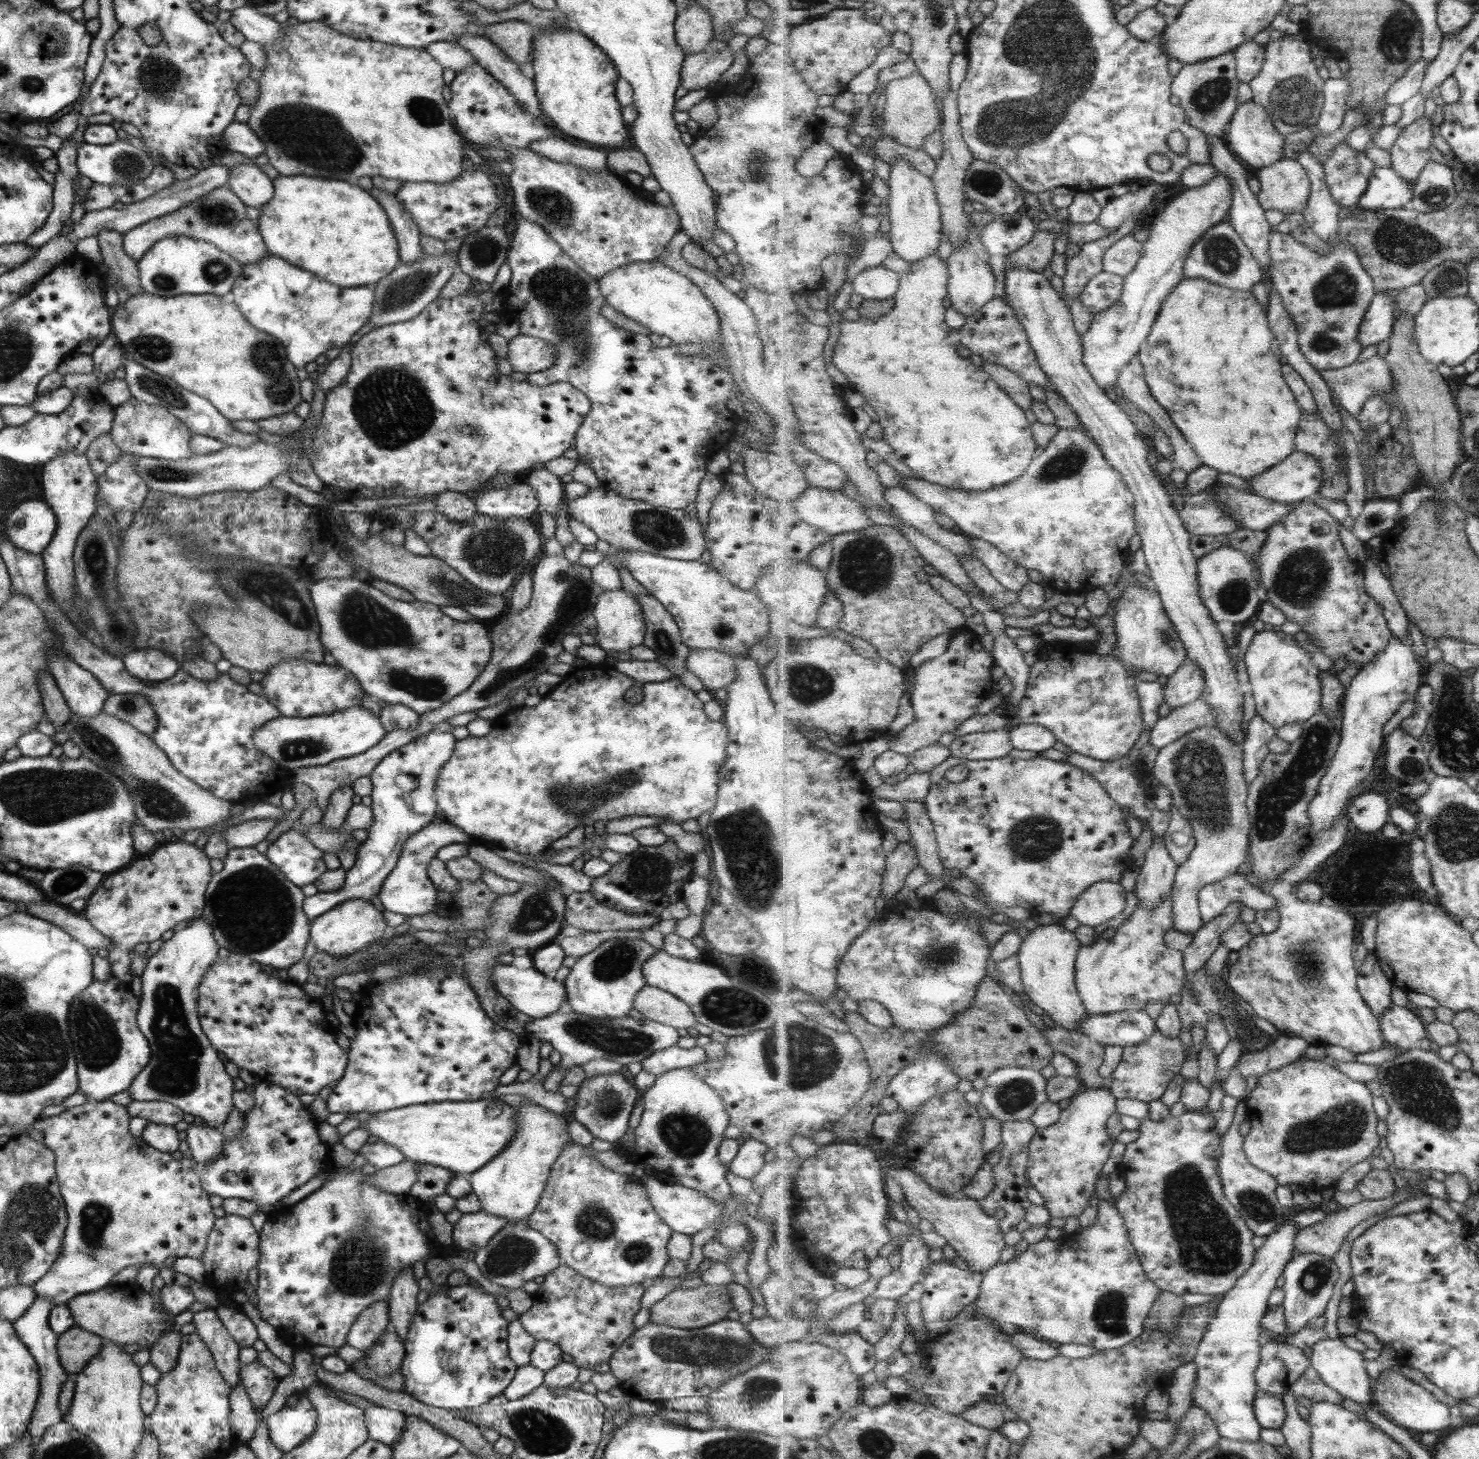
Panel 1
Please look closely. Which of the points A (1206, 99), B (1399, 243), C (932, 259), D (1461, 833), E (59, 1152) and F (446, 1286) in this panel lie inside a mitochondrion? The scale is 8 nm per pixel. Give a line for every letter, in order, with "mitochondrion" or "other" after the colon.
A: mitochondrion
B: mitochondrion
C: other
D: mitochondrion
E: other
F: other

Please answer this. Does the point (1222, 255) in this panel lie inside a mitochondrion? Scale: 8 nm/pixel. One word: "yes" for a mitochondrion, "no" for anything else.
yes

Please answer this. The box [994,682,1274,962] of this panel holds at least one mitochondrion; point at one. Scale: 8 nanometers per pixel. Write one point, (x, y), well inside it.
(1198, 769)

